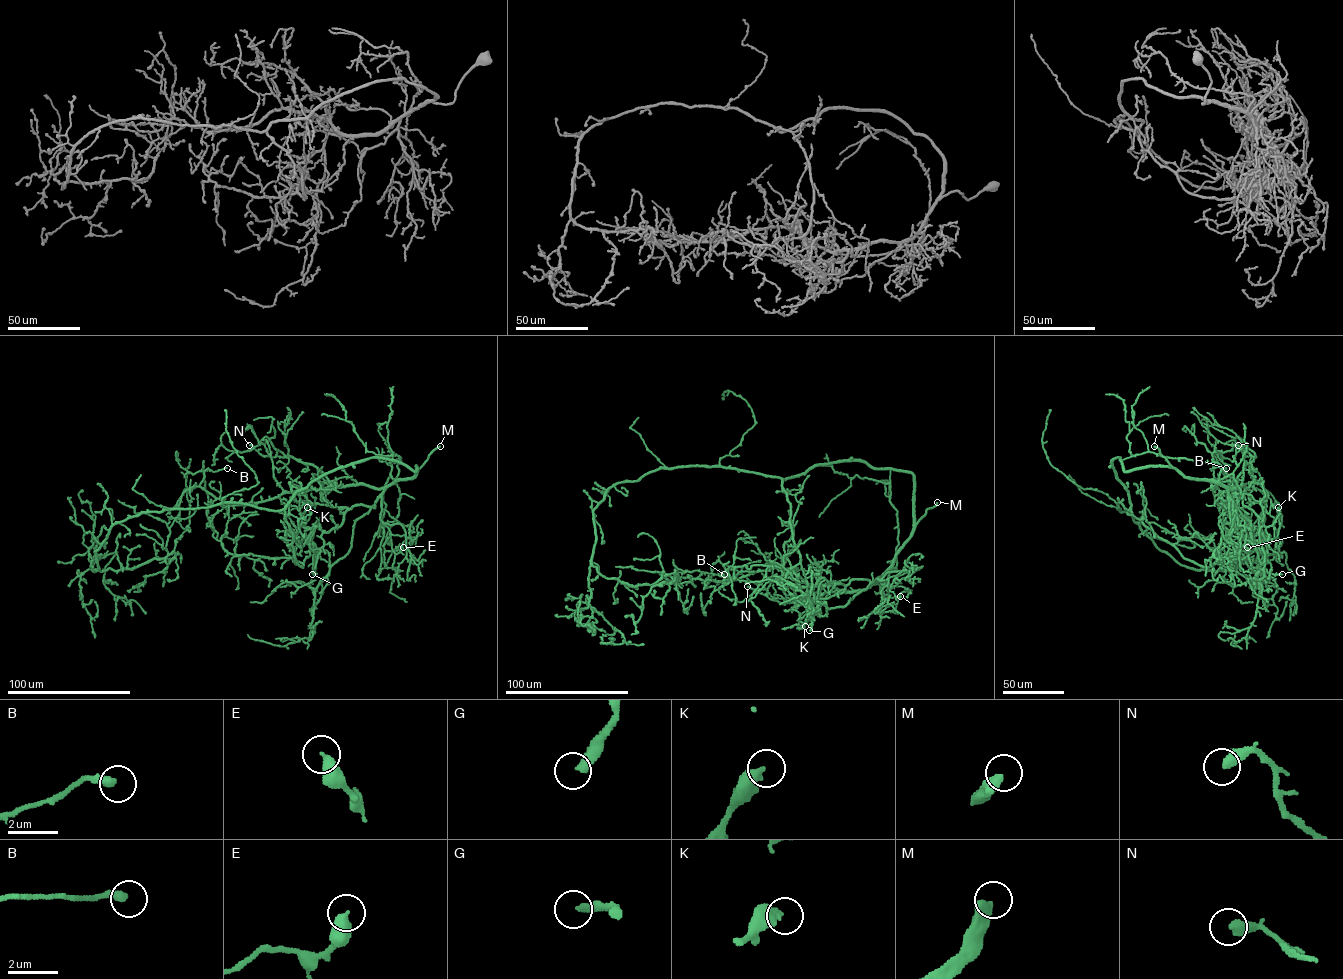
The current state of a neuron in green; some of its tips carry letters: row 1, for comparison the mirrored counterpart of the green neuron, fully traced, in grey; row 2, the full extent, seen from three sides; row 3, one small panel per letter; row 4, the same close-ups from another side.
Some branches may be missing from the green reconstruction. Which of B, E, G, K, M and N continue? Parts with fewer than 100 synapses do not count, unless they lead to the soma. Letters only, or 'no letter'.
G, M

